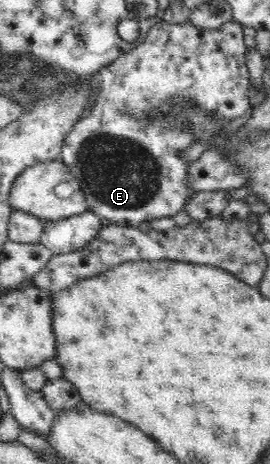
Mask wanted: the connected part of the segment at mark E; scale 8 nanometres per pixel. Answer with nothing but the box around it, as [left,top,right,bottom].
[60,19,250,226]

